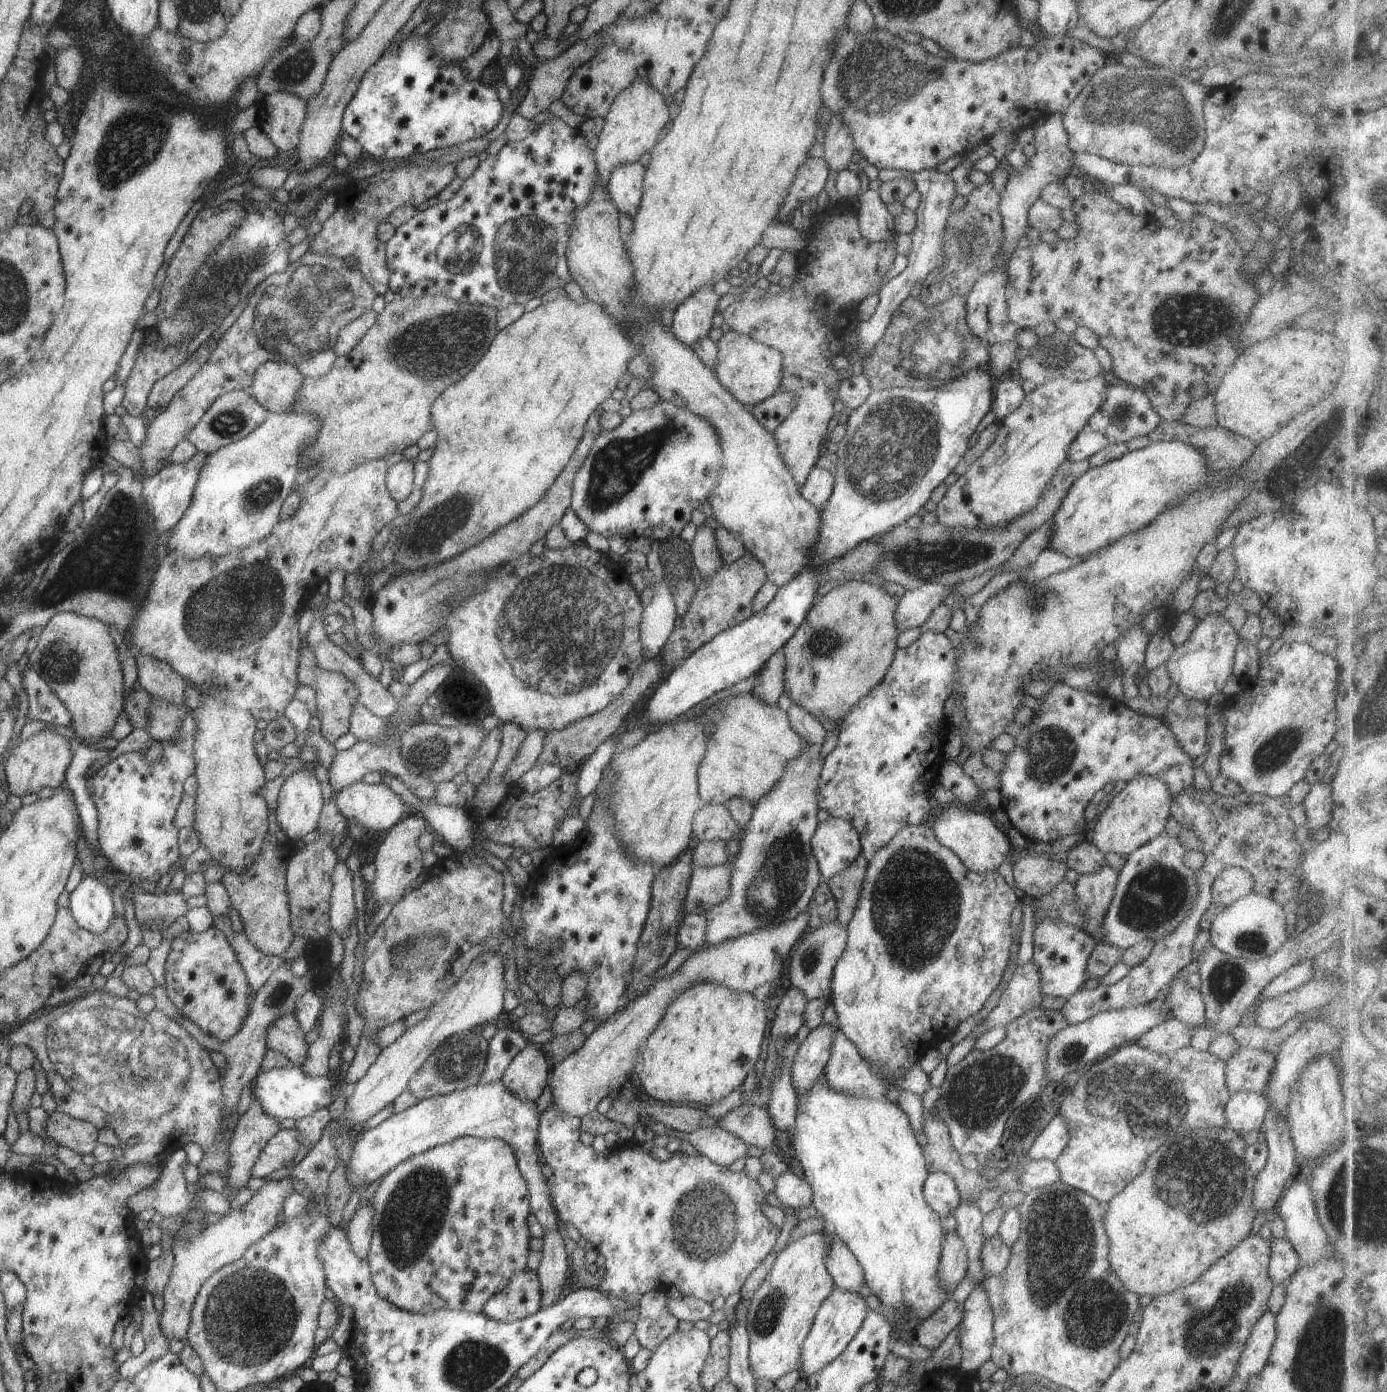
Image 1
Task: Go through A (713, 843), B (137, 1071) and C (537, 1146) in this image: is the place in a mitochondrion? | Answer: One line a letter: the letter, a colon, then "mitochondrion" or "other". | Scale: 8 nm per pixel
A: other
B: mitochondrion
C: other

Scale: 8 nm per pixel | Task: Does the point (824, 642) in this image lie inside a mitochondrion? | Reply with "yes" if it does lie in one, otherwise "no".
yes

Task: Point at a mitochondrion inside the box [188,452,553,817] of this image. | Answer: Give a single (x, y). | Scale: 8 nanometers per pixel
(445, 519)

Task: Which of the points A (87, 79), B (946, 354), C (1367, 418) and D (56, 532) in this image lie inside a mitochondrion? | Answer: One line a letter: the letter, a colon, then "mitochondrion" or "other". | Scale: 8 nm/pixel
A: other
B: mitochondrion
C: other
D: other

